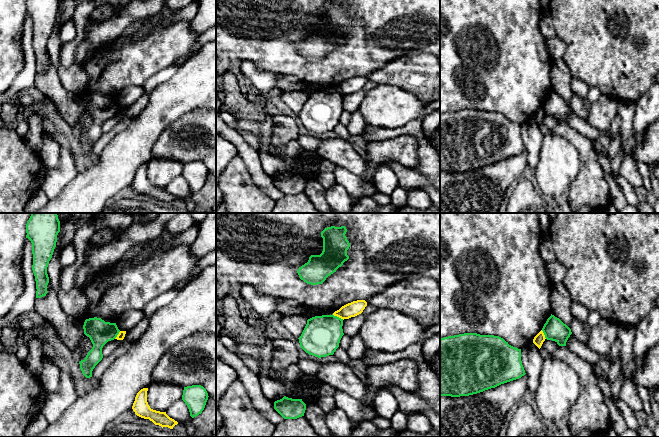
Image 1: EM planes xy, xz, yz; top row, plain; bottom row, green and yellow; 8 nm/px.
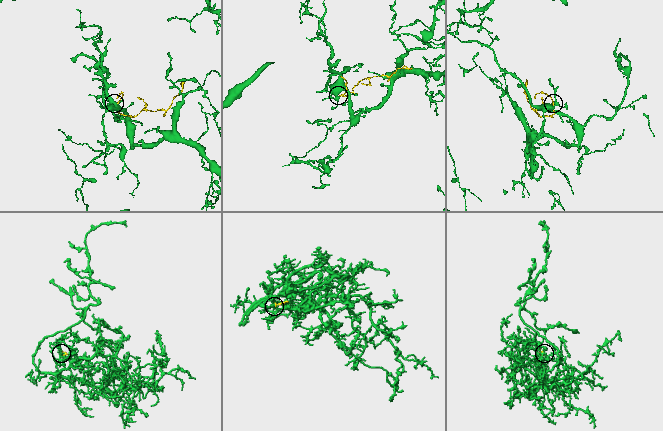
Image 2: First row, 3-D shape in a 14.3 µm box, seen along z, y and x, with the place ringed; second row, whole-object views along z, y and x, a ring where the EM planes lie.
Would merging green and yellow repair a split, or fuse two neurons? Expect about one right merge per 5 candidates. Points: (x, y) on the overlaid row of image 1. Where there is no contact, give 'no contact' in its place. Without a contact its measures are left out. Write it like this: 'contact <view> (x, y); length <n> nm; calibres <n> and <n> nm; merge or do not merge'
contact xz (338, 317); length 100 nm; calibres 300 and 120 nm; do not merge

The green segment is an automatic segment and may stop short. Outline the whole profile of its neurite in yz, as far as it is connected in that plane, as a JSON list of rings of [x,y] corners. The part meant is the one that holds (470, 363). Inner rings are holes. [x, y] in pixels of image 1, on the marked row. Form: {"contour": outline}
{"contour": [[[464,333],[440,339],[440,396],[469,396],[524,376],[521,349],[494,335]]]}

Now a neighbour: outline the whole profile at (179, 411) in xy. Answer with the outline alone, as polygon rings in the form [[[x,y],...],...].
[[[182,399],[170,405],[169,408],[166,410],[166,414],[178,423],[183,424],[189,424],[192,419],[188,406]]]

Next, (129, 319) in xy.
[[[131,309],[118,318],[116,325],[120,331],[128,331],[144,318],[142,309]]]

